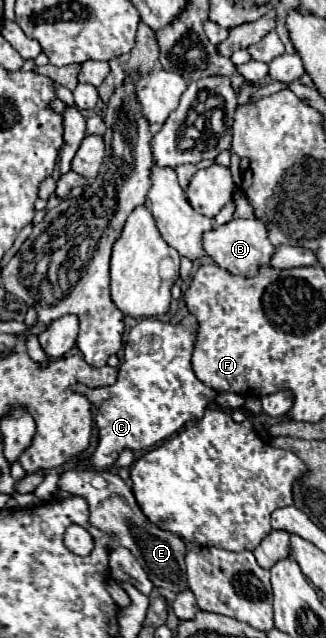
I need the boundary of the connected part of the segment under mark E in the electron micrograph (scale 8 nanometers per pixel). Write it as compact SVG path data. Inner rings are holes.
M71 469L61 475L59 487L65 489L71 495L85 497L91 511L91 525L105 531L117 545L127 547L137 561L147 571L149 579L157 589L161 589L167 595L177 595L187 589L187 573L183 571L183 557L185 557L185 543L179 535L161 529L159 525L151 523L141 507L137 505L131 487L123 483L119 475L113 475L109 471L87 471L87 469Z

